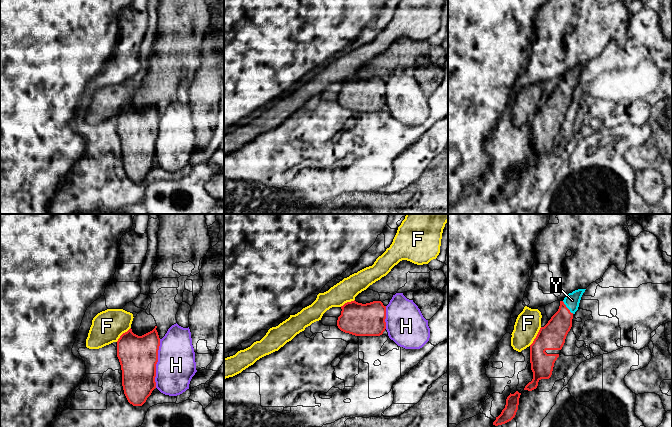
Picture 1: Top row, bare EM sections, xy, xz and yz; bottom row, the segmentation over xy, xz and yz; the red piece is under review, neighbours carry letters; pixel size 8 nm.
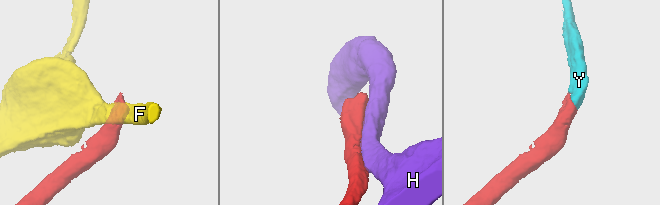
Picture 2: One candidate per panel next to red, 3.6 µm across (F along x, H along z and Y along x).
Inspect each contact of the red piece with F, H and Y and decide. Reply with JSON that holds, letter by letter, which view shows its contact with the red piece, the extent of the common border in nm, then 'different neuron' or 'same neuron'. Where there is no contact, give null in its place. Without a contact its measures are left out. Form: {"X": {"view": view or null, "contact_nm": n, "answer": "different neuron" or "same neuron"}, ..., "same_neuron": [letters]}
{"F": {"view": "yz", "contact_nm": 180, "answer": "different neuron"}, "H": {"view": "xy", "contact_nm": 400, "answer": "different neuron"}, "Y": {"view": "yz", "contact_nm": 140, "answer": "same neuron"}, "same_neuron": ["Y"]}

